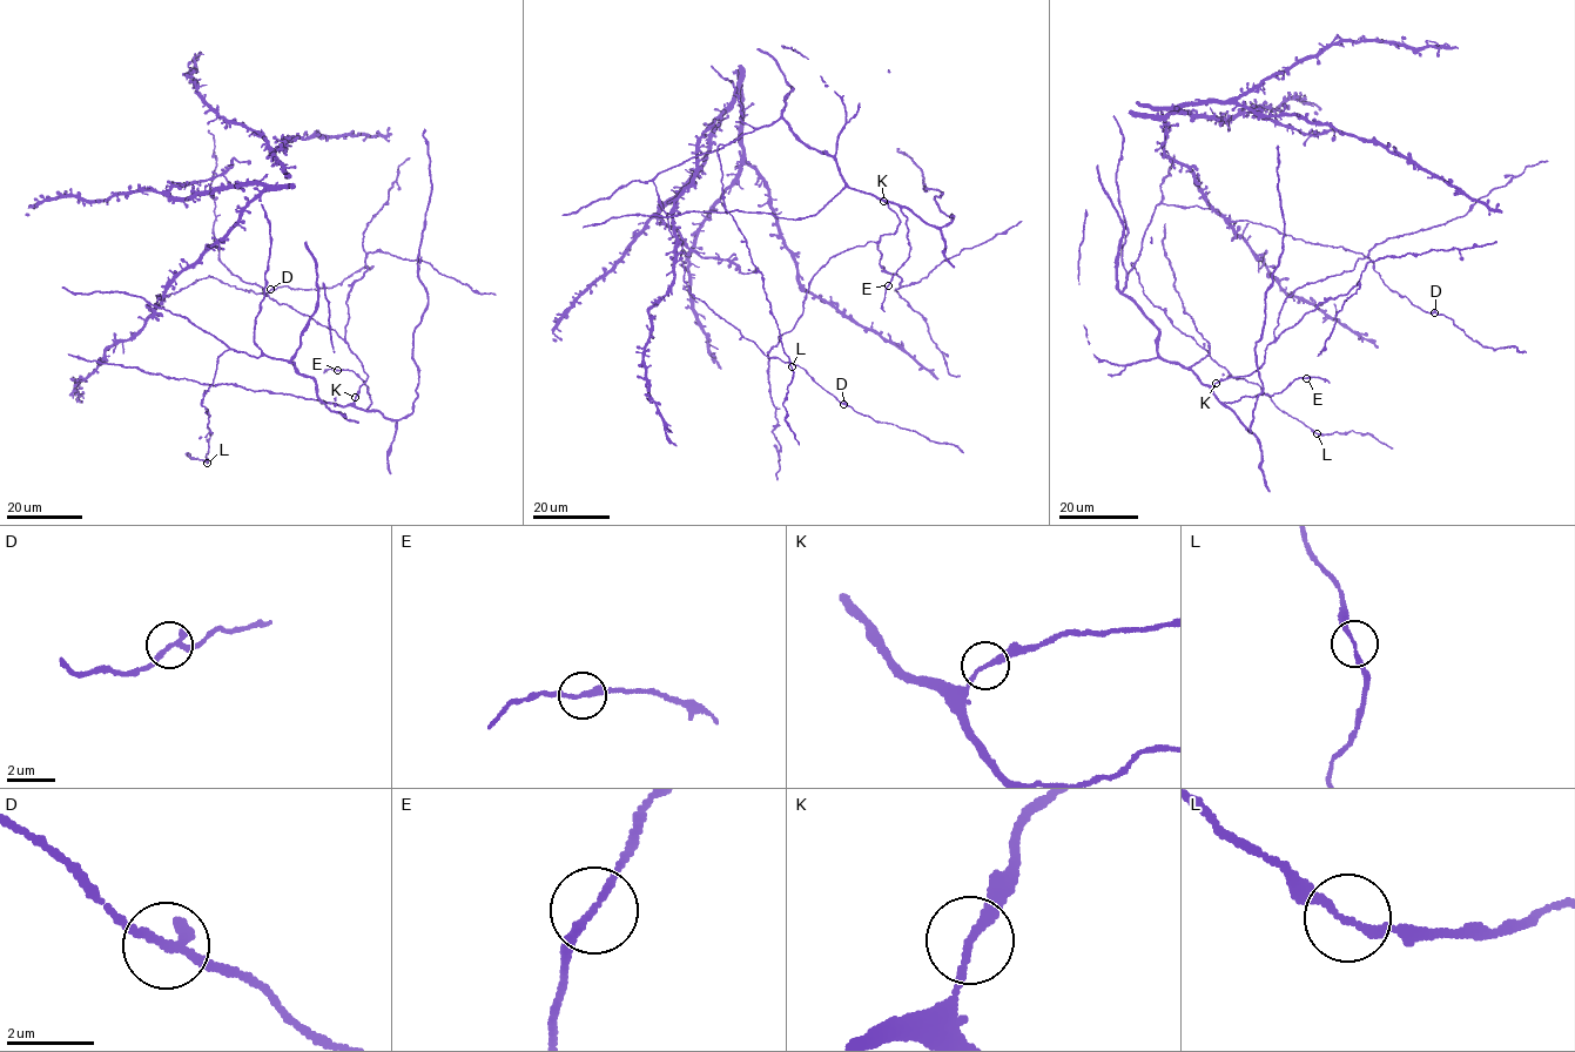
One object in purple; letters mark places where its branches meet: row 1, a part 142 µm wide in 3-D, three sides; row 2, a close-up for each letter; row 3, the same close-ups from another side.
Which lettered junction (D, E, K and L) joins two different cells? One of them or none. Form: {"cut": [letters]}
{"cut": []}

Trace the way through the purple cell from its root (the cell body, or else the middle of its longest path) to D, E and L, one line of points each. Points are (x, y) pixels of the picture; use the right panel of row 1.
D: (1149, 226), (1162, 203), (1217, 209), (1231, 221), (1363, 254), (1388, 288), (1435, 311)
E: (1149, 226), (1122, 292), (1156, 325), (1162, 358), (1191, 370), (1223, 403), (1273, 395), (1296, 379), (1306, 377)
L: (1149, 226), (1141, 253), (1130, 264), (1146, 298), (1233, 377), (1257, 384), (1281, 411), (1317, 432)

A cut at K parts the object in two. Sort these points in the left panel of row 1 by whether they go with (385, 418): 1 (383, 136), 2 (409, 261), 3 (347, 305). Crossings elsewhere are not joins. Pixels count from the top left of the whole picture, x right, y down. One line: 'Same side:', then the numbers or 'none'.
Same side: 1

